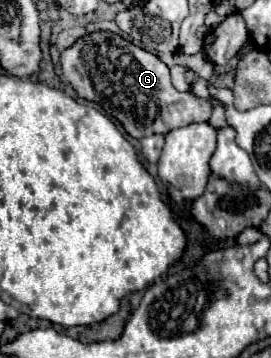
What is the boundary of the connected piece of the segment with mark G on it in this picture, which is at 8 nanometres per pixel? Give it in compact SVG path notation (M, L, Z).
M90 32L78 38L60 54L60 66L66 80L74 86L78 96L100 104L108 114L118 118L132 138L150 134L166 134L190 122L208 120L212 104L192 92L178 92L170 82L168 66L152 52L134 46L114 32Z

